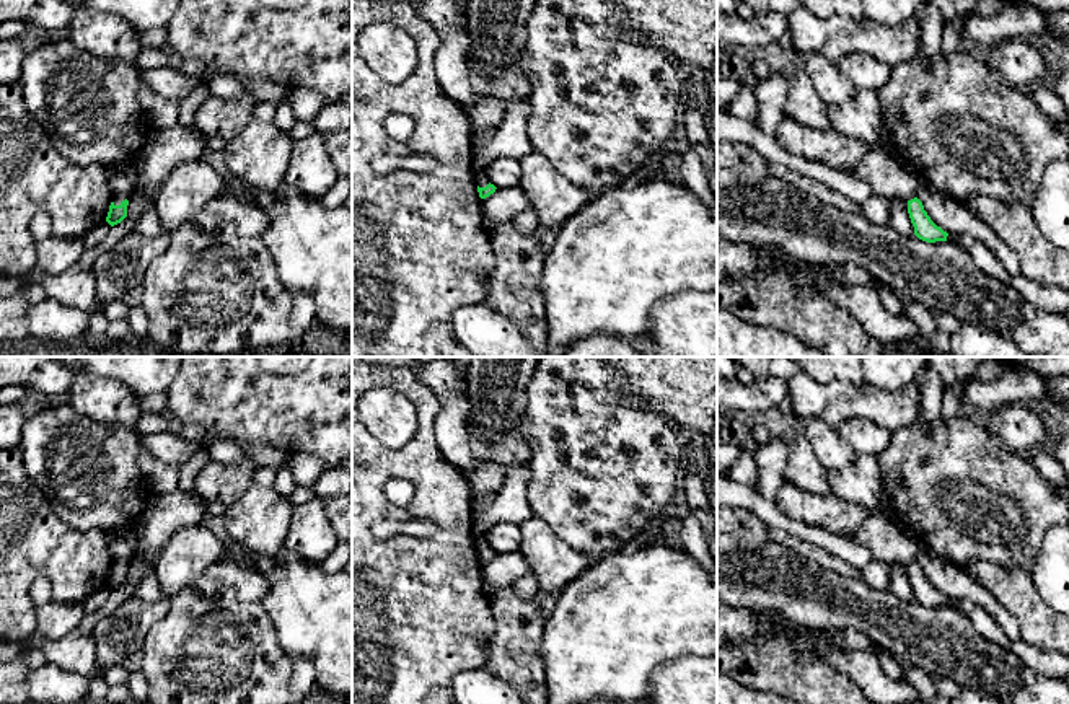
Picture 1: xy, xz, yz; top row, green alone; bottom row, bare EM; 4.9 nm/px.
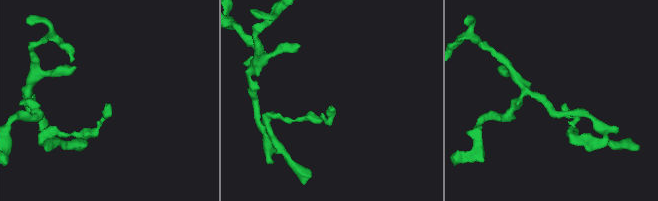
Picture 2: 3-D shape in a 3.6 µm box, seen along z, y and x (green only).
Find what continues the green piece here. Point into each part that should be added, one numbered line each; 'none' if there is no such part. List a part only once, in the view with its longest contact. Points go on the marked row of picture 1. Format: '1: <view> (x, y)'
1: xy (123, 180)

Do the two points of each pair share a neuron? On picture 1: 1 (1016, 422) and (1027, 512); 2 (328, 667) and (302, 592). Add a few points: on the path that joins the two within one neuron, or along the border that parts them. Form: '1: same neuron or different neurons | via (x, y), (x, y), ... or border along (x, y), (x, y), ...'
1: different neurons | border along (1004, 445), (1027, 457)
2: same neuron | via (328, 649), (328, 626), (312, 610)

